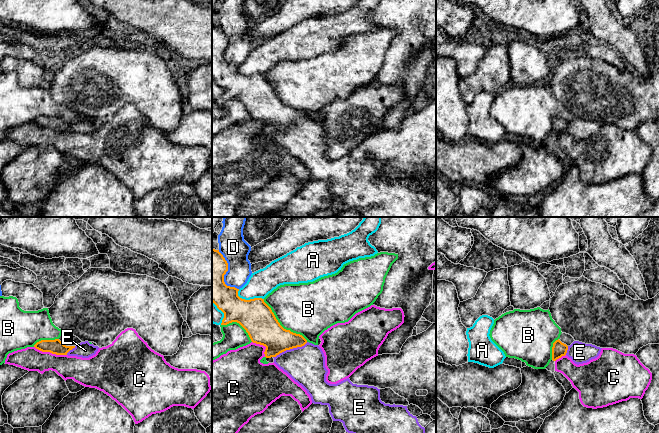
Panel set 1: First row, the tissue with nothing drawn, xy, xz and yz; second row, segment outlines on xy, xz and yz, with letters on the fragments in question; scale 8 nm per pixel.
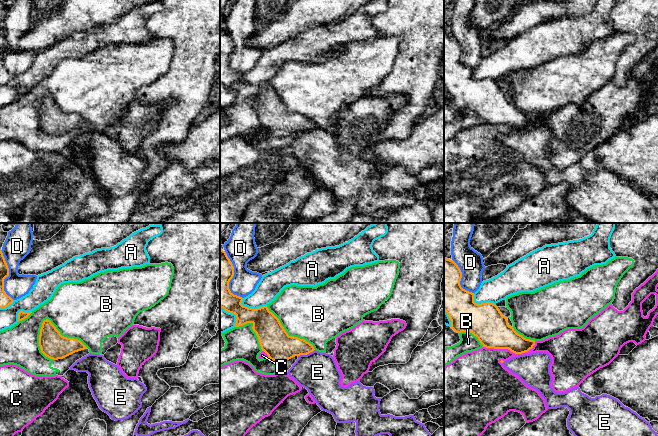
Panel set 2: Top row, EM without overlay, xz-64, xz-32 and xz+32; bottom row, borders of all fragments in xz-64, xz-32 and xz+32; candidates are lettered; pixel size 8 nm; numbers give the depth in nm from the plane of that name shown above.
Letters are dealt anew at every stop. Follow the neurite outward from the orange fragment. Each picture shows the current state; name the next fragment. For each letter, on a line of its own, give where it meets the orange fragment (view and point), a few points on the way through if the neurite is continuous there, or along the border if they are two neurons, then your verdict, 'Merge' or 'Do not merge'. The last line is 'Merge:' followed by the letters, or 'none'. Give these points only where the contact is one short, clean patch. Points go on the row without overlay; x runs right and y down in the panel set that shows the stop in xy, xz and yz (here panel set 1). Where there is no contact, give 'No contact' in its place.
A: Touches orange at xz (250, 75). Do not merge
B: Touches orange at xz (280, 101). Do not merge
C: Touches orange at xy (50, 128). Boundary: xy (34, 122), (42, 127), (66, 131). Do not merge
D: Touches orange at xz (225, 49). Do not merge
E: Touches orange at xz (290, 124). Path across: xz (265, 106), (285, 123), (290, 124), (305, 141). Merge
Merge: E

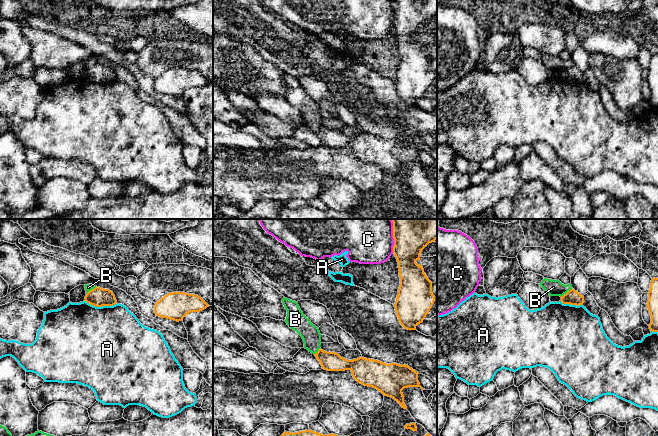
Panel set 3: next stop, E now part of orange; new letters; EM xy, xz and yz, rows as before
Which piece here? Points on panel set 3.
A: Touches orange at xy (101, 82). Do not merge
B: Touches orange at yz (567, 68). Boundary: yz (572, 64), (560, 72). Do not merge
C: Touches orange at xz (393, 13). Do not merge
Merge: none

